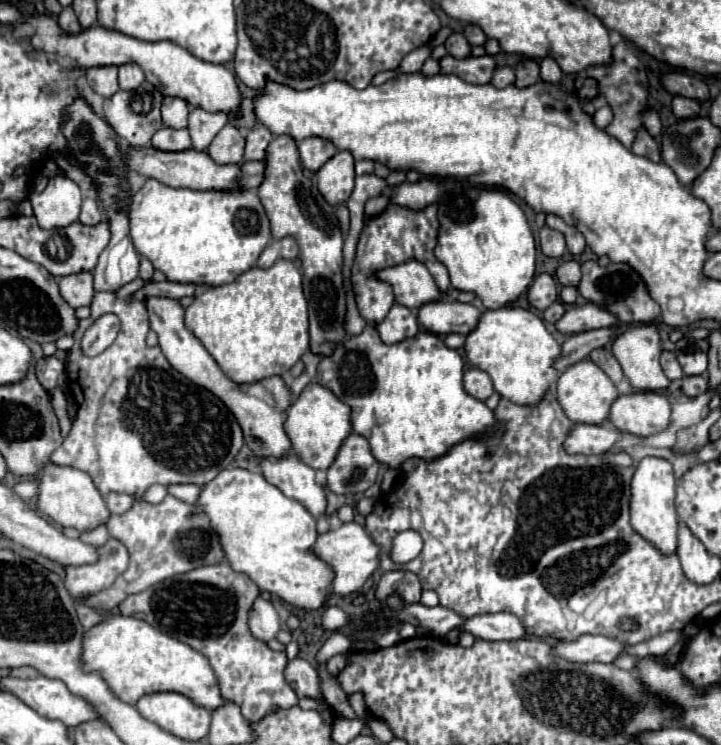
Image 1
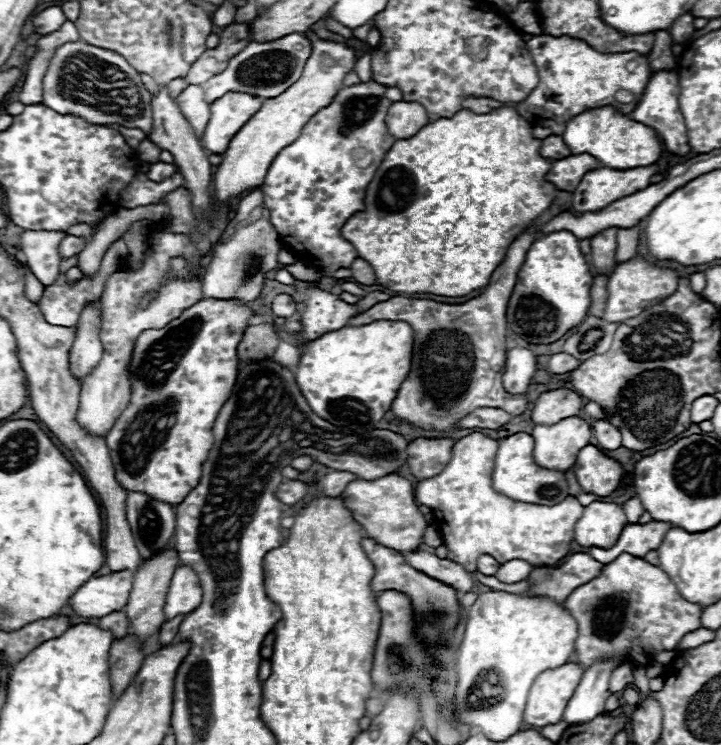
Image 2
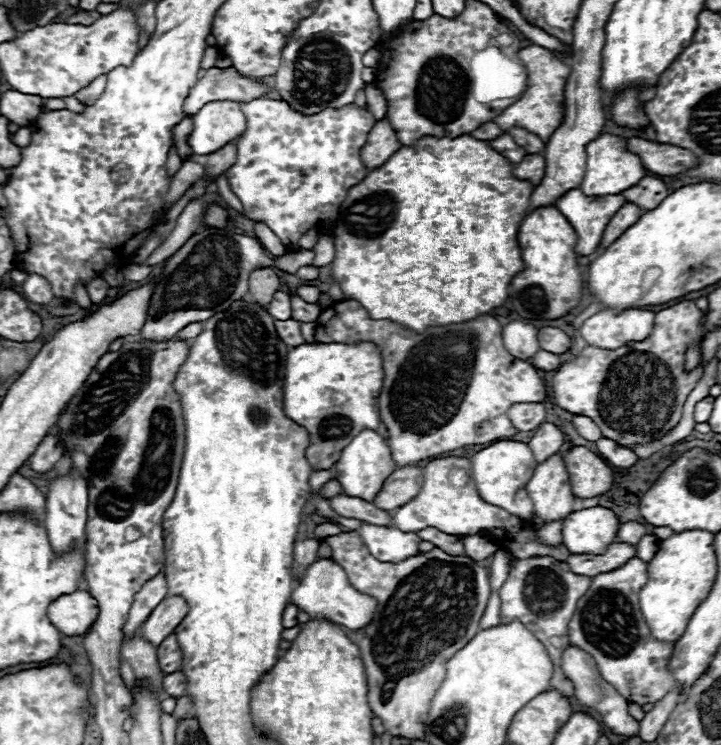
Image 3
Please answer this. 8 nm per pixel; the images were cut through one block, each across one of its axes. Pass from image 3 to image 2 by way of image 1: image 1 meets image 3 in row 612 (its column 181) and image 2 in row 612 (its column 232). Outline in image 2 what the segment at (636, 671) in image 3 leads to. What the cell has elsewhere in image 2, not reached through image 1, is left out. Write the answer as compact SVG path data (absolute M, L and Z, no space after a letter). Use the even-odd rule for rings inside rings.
M622 554L606 564L598 578L578 586L564 602L578 624L576 656L582 668L588 668L600 658L624 656L630 662L648 664L662 650L674 650L684 634L700 628L704 608L684 600L660 568L642 558Z

